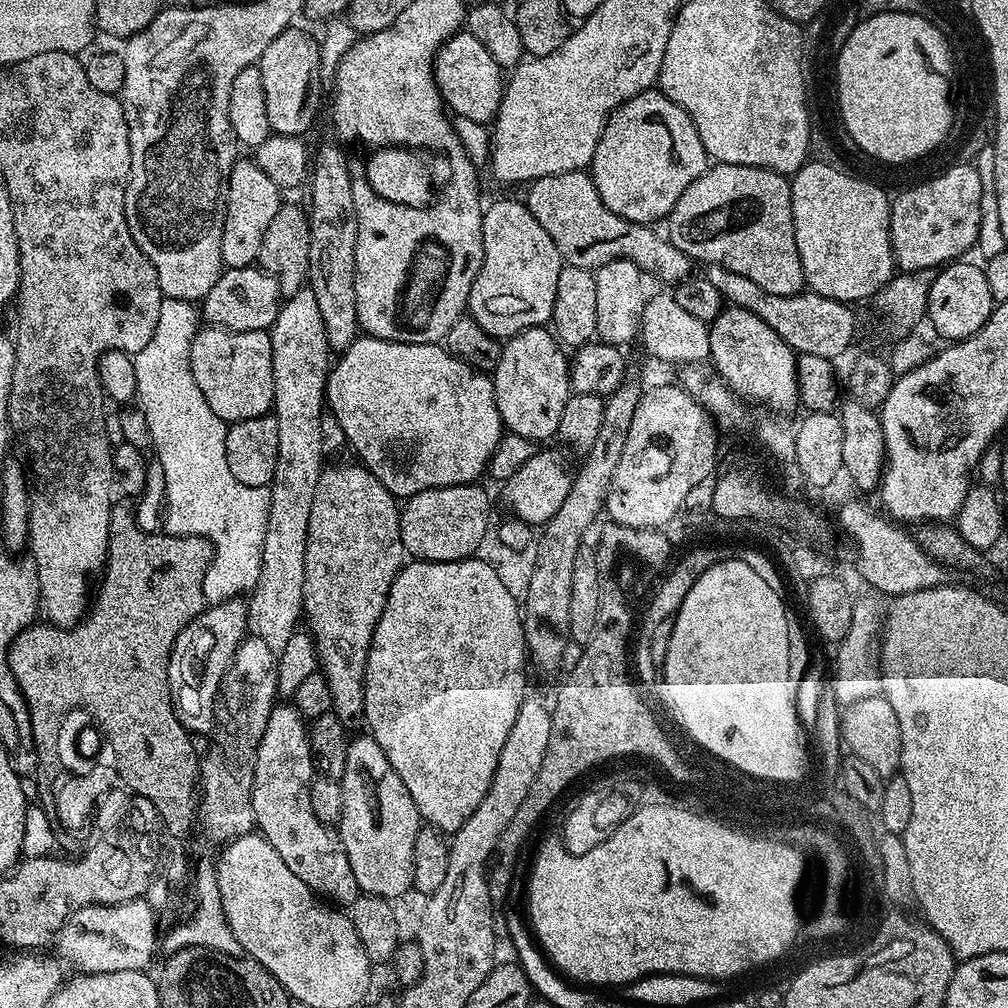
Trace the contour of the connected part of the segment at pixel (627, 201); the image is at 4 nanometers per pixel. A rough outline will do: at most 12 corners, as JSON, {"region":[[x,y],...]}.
{"region":[[649,90],[612,111],[590,175],[652,226],[709,167],[690,114]]}

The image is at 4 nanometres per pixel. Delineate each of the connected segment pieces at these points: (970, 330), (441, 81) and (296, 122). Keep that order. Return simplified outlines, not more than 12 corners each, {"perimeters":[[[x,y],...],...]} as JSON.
{"perimeters":[[[983,267],[937,271],[926,320],[944,342],[975,336],[994,307]],[[461,30],[432,73],[449,113],[495,121],[506,80]],[[293,26],[258,61],[266,118],[303,137],[320,104],[317,37]]]}

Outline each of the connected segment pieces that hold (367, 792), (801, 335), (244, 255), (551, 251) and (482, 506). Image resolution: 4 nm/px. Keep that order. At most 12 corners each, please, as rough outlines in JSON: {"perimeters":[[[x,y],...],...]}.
{"perimeters":[[[371,734],[348,742],[338,831],[361,893],[413,891],[422,821]],[[709,264],[725,305],[758,314],[799,355],[835,361],[856,340],[851,303],[770,294]],[[237,159],[224,211],[225,268],[257,263],[282,189]],[[523,199],[489,203],[467,315],[547,325],[562,261]],[[473,482],[431,488],[400,508],[416,560],[475,557],[490,527]]]}

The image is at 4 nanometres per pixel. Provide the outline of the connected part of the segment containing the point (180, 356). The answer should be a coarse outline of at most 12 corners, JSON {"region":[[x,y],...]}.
{"region":[[165,298],[135,353],[165,471],[162,528],[212,543],[208,604],[251,593],[268,488],[226,462],[191,373],[202,317]]}

